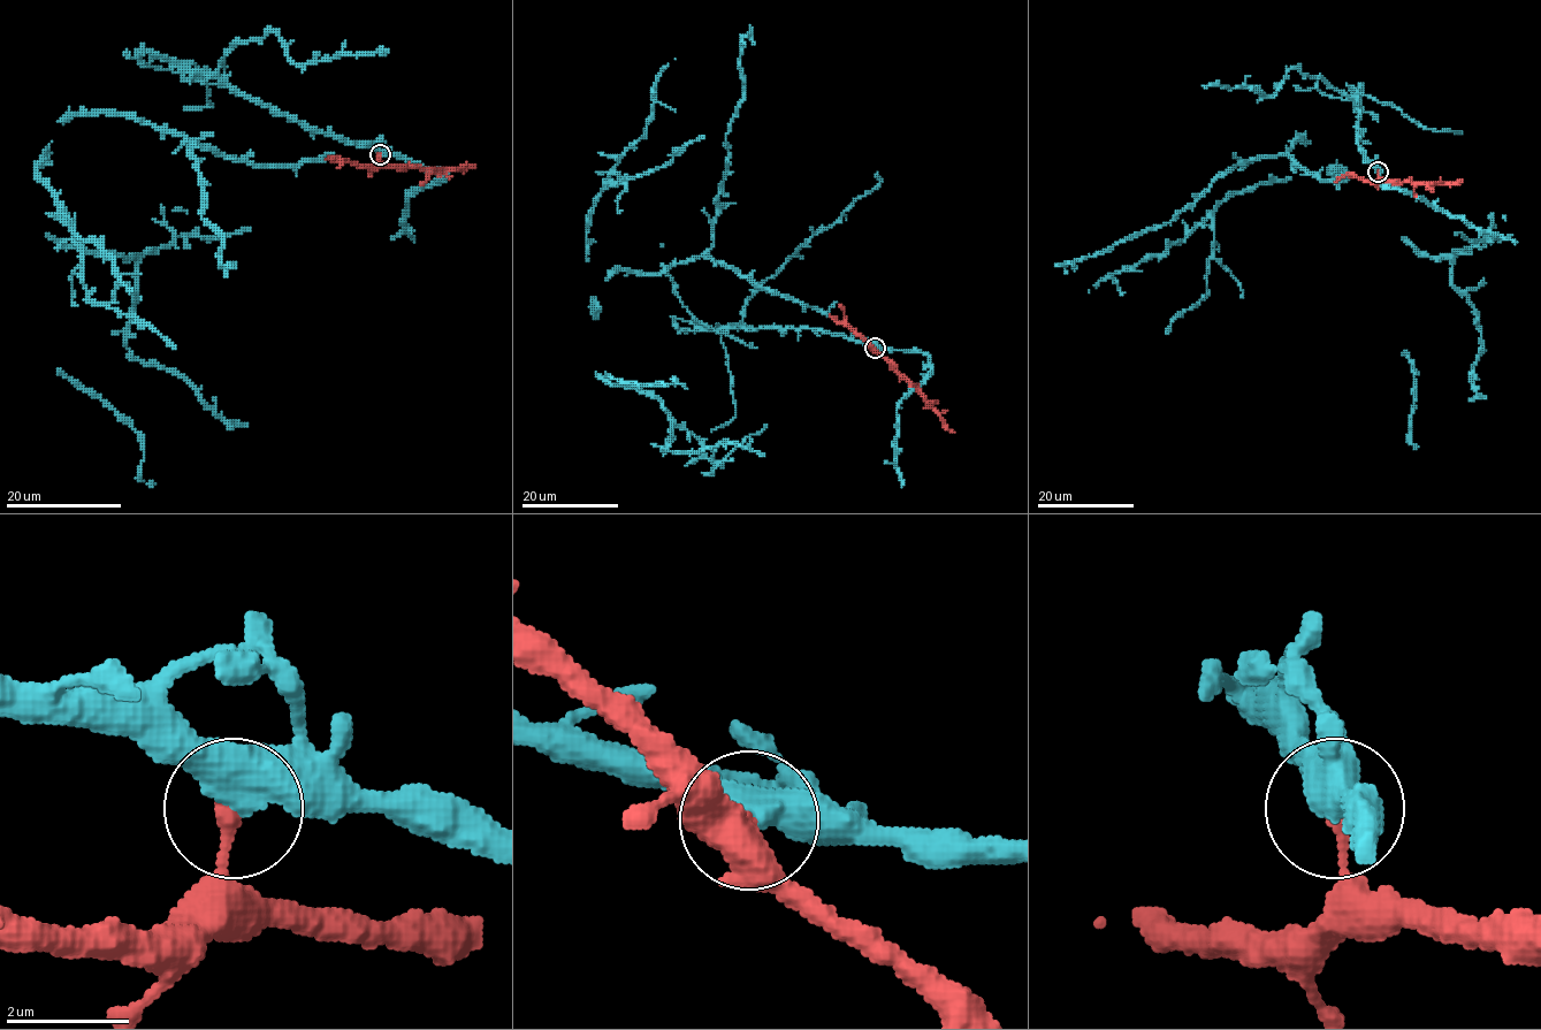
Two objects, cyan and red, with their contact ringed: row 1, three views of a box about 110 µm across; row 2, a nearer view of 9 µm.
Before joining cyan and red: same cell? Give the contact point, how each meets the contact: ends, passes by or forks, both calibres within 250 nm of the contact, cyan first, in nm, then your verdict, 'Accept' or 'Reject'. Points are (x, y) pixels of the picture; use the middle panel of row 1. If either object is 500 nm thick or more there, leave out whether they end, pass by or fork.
Place: (875, 348). At the ring cyan passes by. At the ring red ends. Thickness 480 nm (cyan) against 240 nm. Accept

